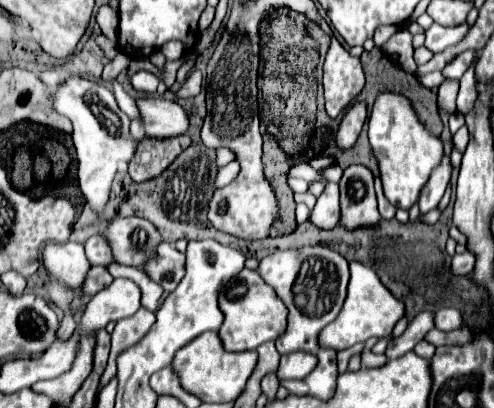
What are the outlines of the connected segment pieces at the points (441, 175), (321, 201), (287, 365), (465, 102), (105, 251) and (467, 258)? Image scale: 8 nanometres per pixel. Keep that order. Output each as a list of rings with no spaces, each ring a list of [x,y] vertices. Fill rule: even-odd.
[[[444,154],[440,164],[432,170],[428,184],[424,184],[424,188],[420,192],[420,200],[418,200],[420,214],[426,214],[428,210],[434,210],[438,206],[438,202],[444,196],[444,190],[450,182],[450,174],[452,174],[452,162],[450,162],[450,156]]]
[[[326,182],[324,192],[318,196],[318,202],[310,214],[310,222],[320,230],[332,230],[338,226],[338,218],[340,218],[338,184]]]
[[[292,352],[281,356],[277,369],[280,380],[302,380],[316,368],[316,356],[308,352]]]
[[[476,62],[468,68],[468,72],[465,72],[460,79],[456,104],[457,112],[462,115],[474,108],[474,102],[476,102],[476,96],[478,96],[478,90],[475,86],[475,66]]]
[[[92,236],[92,238],[84,244],[84,250],[86,250],[88,260],[92,260],[92,264],[106,266],[106,264],[114,262],[114,258],[112,258],[112,254],[110,254],[110,248],[106,246],[106,242],[104,242],[102,236]]]
[[[466,250],[462,256],[454,256],[452,260],[452,270],[456,274],[470,274],[474,270],[474,264],[476,264],[476,256],[474,252]]]

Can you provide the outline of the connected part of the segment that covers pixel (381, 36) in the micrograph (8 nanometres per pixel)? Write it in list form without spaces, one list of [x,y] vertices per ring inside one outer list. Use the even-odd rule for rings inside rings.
[[[380,26],[380,28],[376,28],[376,32],[374,32],[374,44],[382,46],[396,30],[398,30],[396,26]]]

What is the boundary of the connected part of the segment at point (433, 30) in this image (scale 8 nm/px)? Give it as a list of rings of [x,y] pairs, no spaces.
[[[432,24],[426,30],[424,46],[430,52],[442,52],[446,46],[458,44],[466,36],[466,32],[468,32],[468,24],[460,24],[460,26],[454,26],[454,28],[444,28],[440,24]]]

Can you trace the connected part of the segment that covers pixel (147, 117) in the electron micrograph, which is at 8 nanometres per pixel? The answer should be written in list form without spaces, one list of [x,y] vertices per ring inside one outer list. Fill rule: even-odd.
[[[138,98],[136,106],[140,110],[140,120],[144,124],[146,136],[150,138],[172,138],[186,134],[188,112],[176,102],[164,98]]]

